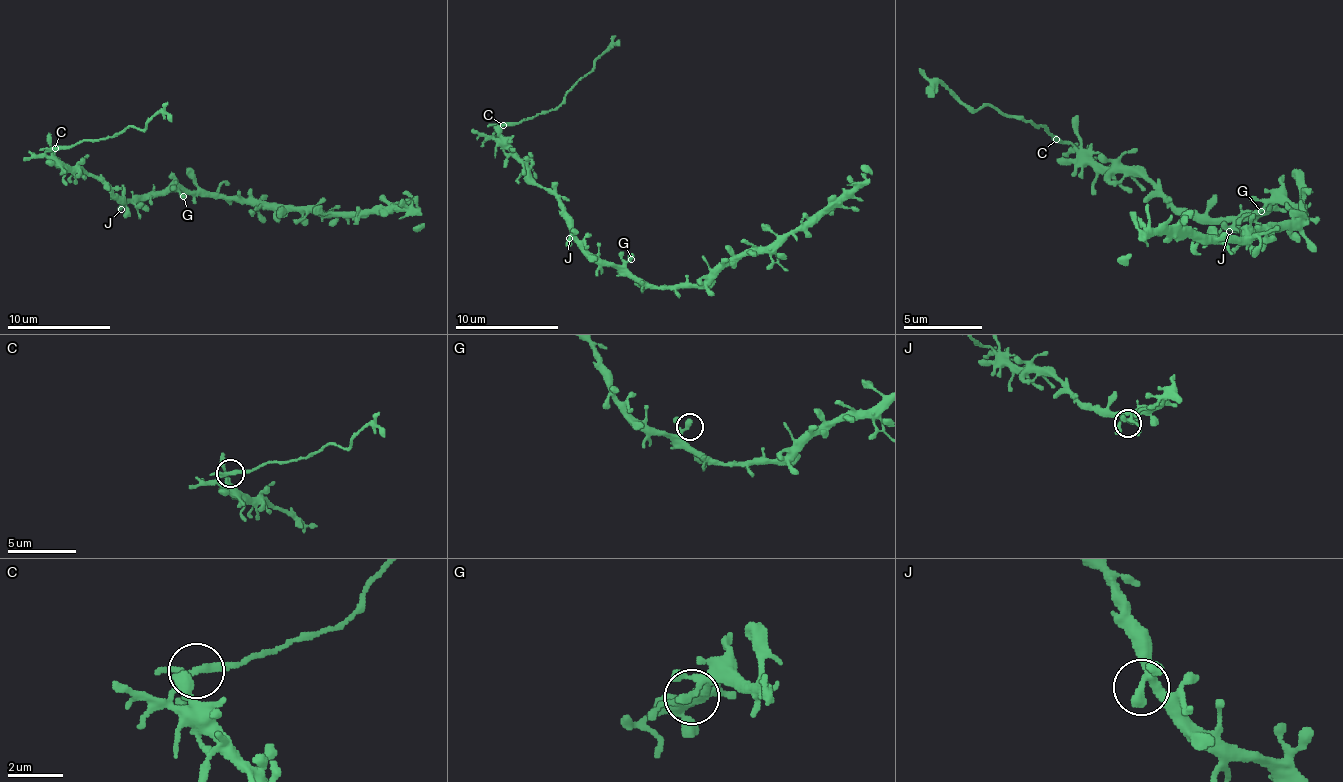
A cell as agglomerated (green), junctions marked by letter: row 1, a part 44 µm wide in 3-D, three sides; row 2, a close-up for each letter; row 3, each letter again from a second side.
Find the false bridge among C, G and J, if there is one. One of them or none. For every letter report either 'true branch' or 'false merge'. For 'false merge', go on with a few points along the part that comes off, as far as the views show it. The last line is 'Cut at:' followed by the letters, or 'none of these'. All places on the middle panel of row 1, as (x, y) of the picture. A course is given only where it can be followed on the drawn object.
C: false merge; foreign part runs (502, 124), (517, 124), (530, 117), (551, 111), (616, 36)
G: true branch
J: true branch
Cut at: C

